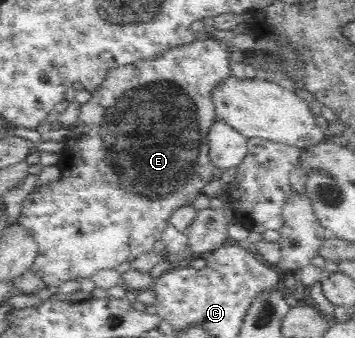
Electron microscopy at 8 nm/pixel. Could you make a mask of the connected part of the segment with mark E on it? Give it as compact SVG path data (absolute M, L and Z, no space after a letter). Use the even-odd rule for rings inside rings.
M208 38L165 49L163 53L156 54L155 57L139 59L135 63L115 65L107 71L101 85L91 91L92 97L90 100L80 105L78 120L69 128L64 147L58 155L57 164L62 169L61 179L52 184L43 184L36 188L23 201L23 209L21 209L18 225L38 245L38 255L32 267L32 272L42 277L46 285L59 286L65 281L80 282L81 279L91 278L92 275L103 269L117 269L122 263L132 263L141 255L151 253L155 243L163 237L163 233L171 225L171 219L173 219L175 213L179 209L192 208L197 197L207 193L207 185L211 185L212 178L215 178L216 167L214 161L211 160L211 145L208 144L209 128L217 120L215 118L214 91L224 79L231 76L229 67L227 52L215 40Z

